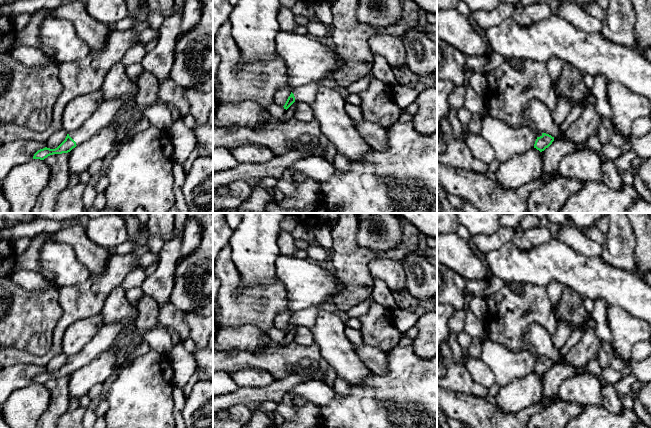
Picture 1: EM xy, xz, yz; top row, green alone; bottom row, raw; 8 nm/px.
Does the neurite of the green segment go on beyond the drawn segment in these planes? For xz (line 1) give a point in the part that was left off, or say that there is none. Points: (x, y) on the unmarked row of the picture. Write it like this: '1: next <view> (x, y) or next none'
1: next xz (307, 317)

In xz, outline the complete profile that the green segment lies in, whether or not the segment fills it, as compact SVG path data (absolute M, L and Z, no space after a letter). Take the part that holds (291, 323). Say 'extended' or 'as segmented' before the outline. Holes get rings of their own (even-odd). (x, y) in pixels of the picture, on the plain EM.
extended; M312 306L293 313L285 329L283 330L284 333L287 334L295 325L305 326L310 329L315 324L319 311L320 307Z

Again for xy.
extended; M122 323L104 324L95 337L77 354L69 356L65 364L55 373L43 372L38 374L33 383L44 384L53 378L68 377L77 369L90 363L100 353L110 349L115 338L122 331Z

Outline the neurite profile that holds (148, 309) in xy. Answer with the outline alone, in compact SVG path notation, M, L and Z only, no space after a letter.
M143 295L137 303L138 315L135 321L139 332L145 332L159 325L158 314L160 307L150 296Z

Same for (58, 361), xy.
M63 352L56 355L45 367L47 372L57 372L66 362L68 356Z

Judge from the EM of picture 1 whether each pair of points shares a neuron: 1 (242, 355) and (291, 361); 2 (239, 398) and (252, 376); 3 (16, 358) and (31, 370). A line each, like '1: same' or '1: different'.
1: same
2: different
3: different

